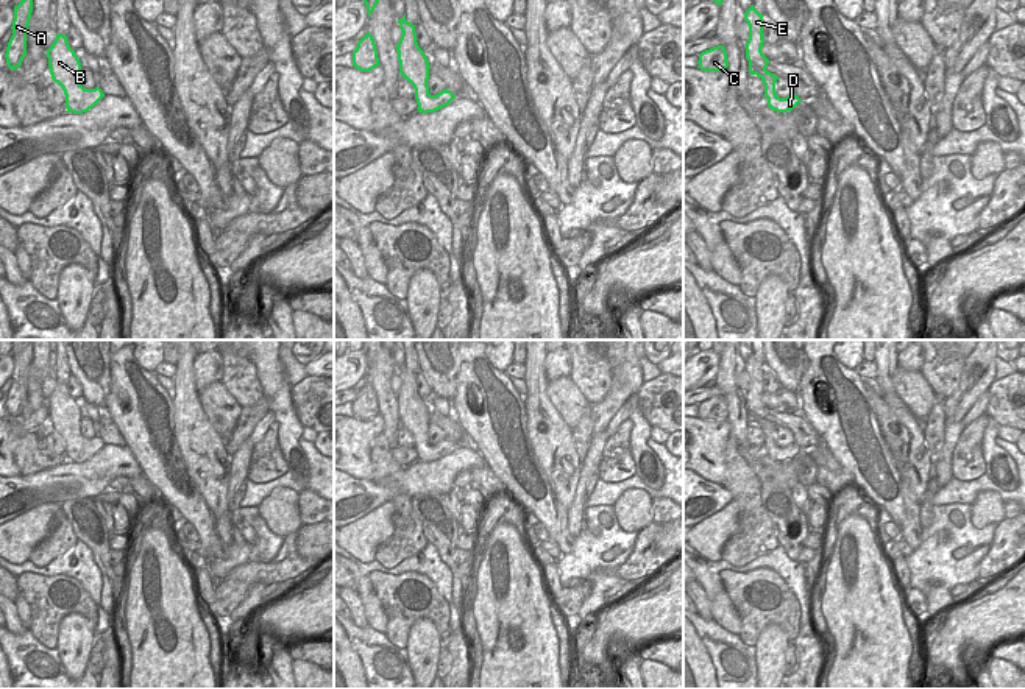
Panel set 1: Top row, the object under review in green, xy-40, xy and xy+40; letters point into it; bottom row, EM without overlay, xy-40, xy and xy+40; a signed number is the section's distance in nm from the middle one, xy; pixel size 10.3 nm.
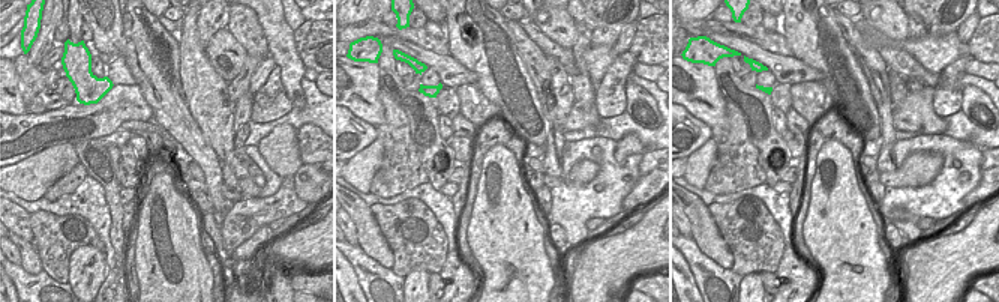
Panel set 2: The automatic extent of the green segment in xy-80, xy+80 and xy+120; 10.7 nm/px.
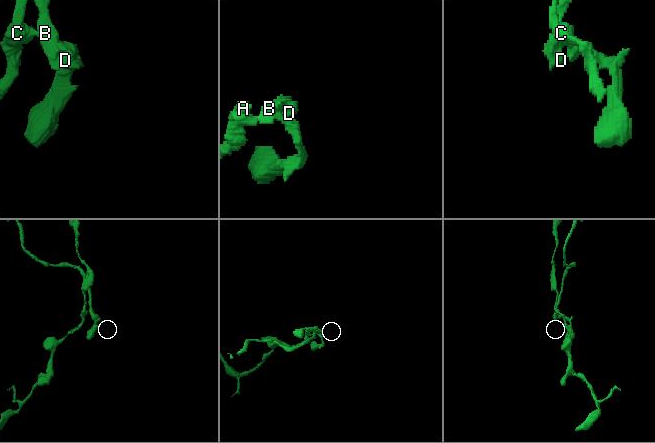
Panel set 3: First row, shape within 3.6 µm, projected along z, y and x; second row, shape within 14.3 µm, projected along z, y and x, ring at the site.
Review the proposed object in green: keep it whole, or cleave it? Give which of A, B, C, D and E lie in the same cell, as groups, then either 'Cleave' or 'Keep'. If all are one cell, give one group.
Groups: A C / B D E. Cleave.

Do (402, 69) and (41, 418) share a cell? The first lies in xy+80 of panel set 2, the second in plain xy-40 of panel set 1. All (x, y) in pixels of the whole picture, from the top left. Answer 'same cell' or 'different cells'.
different cells

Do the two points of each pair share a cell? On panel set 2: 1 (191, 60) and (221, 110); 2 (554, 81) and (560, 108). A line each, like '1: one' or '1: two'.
1: one
2: one

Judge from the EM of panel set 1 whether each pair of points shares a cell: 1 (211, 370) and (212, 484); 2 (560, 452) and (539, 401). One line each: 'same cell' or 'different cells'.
1: different cells
2: same cell

